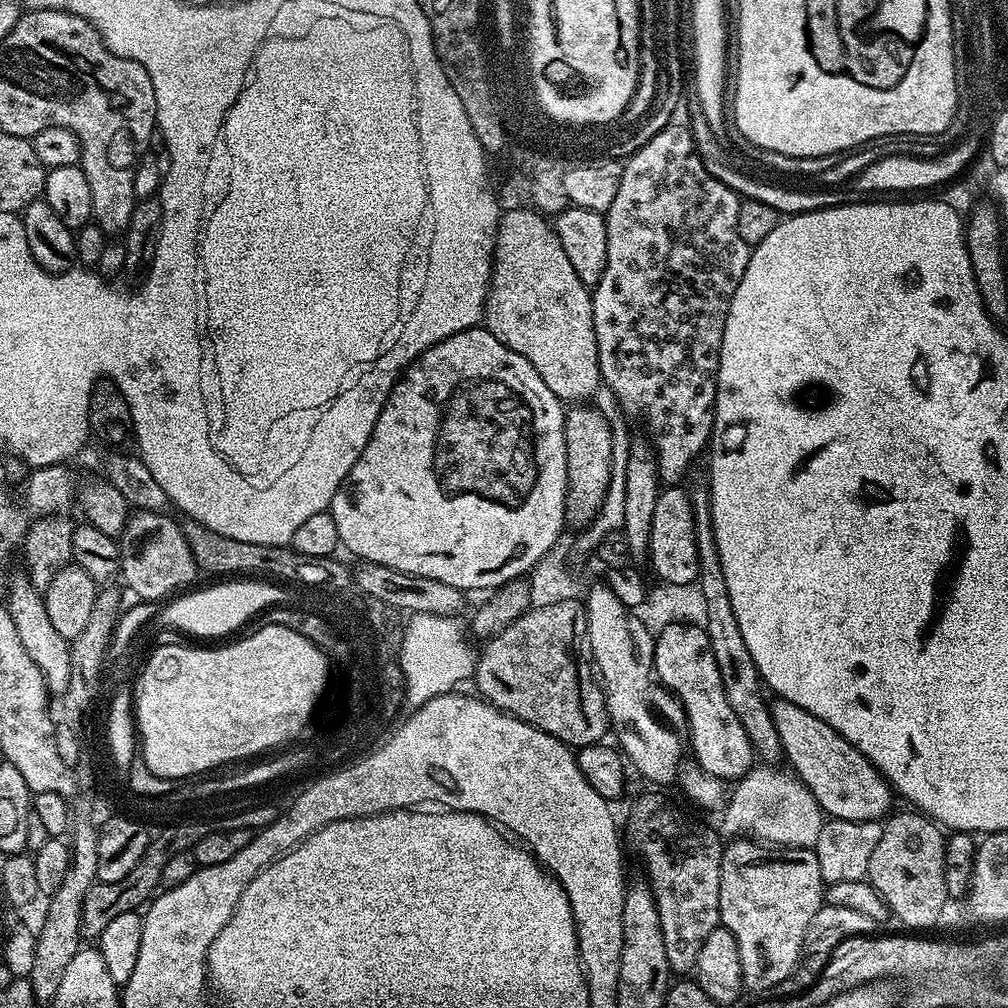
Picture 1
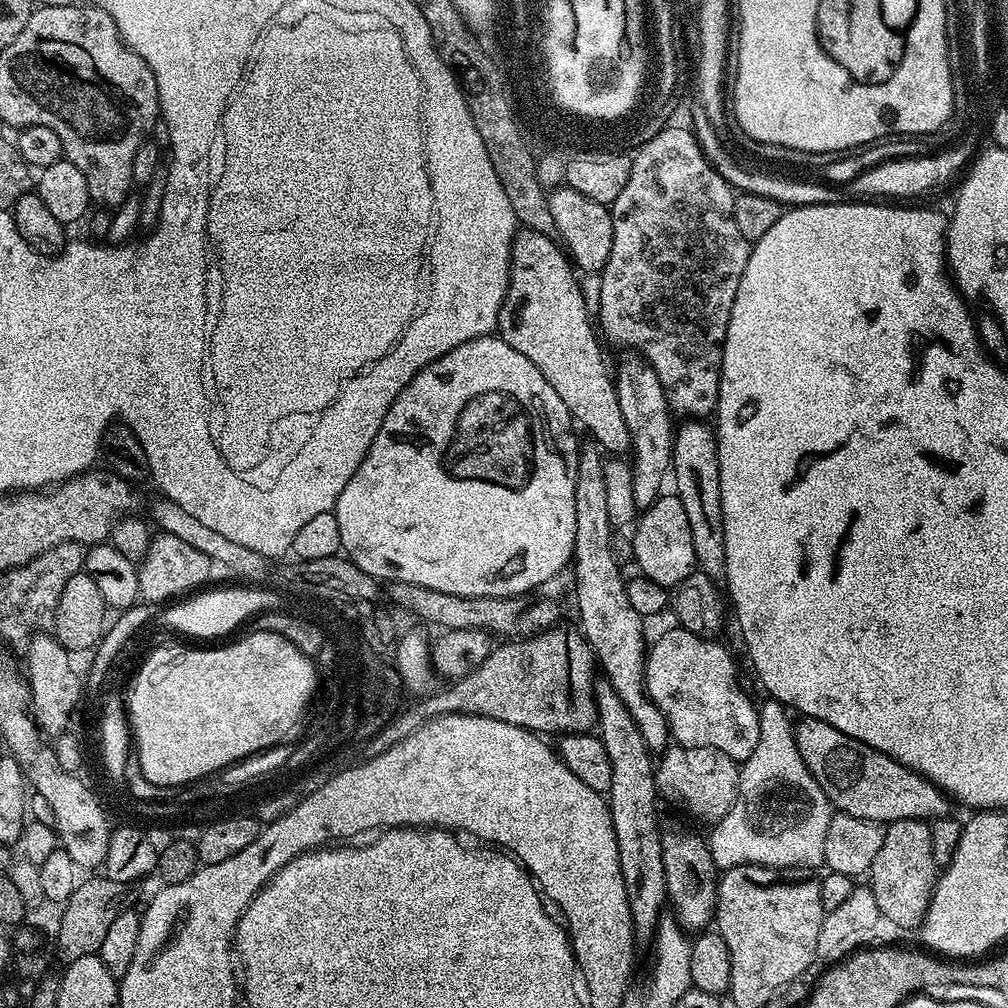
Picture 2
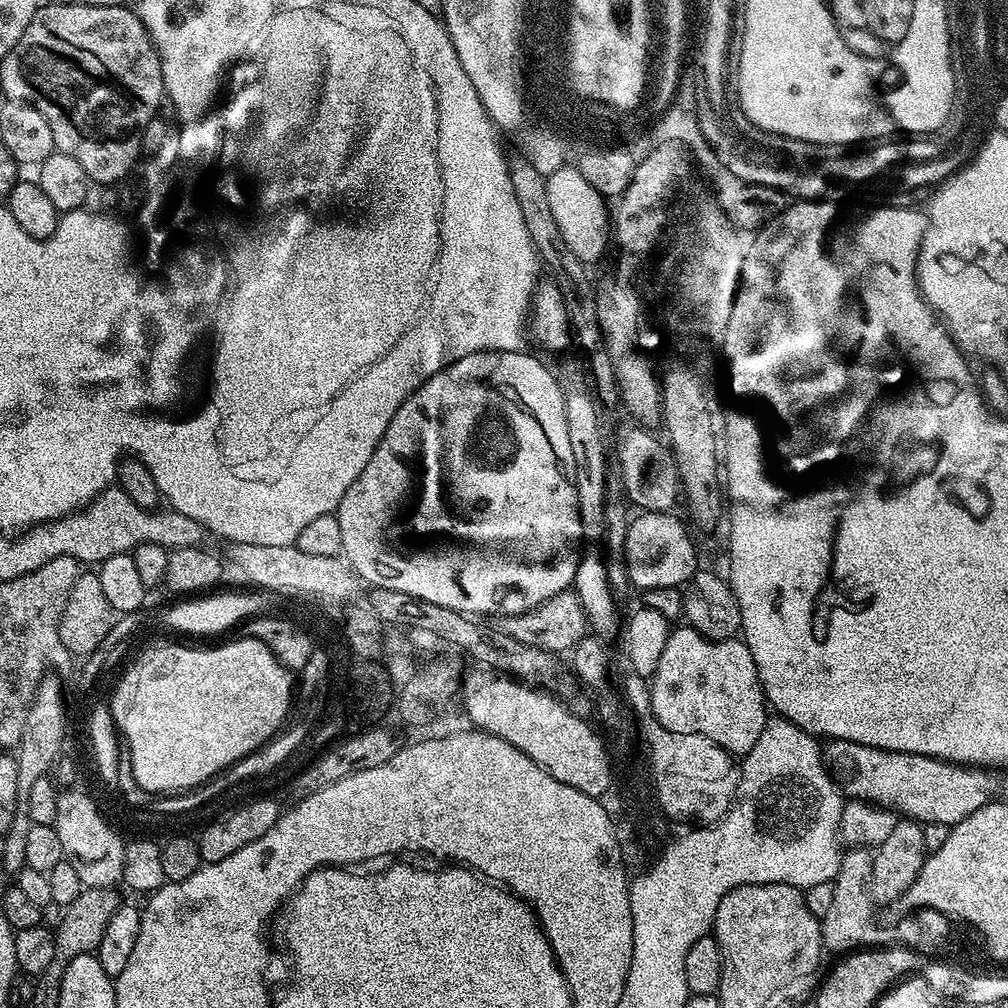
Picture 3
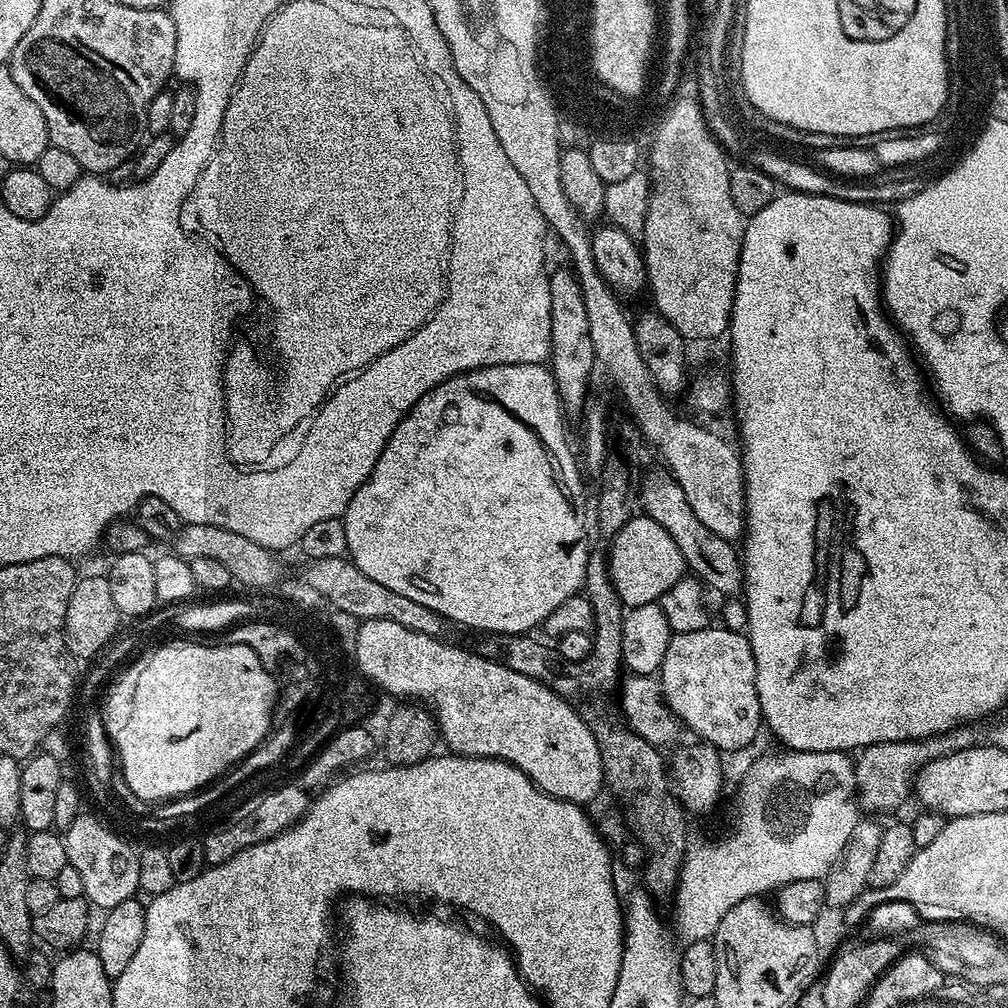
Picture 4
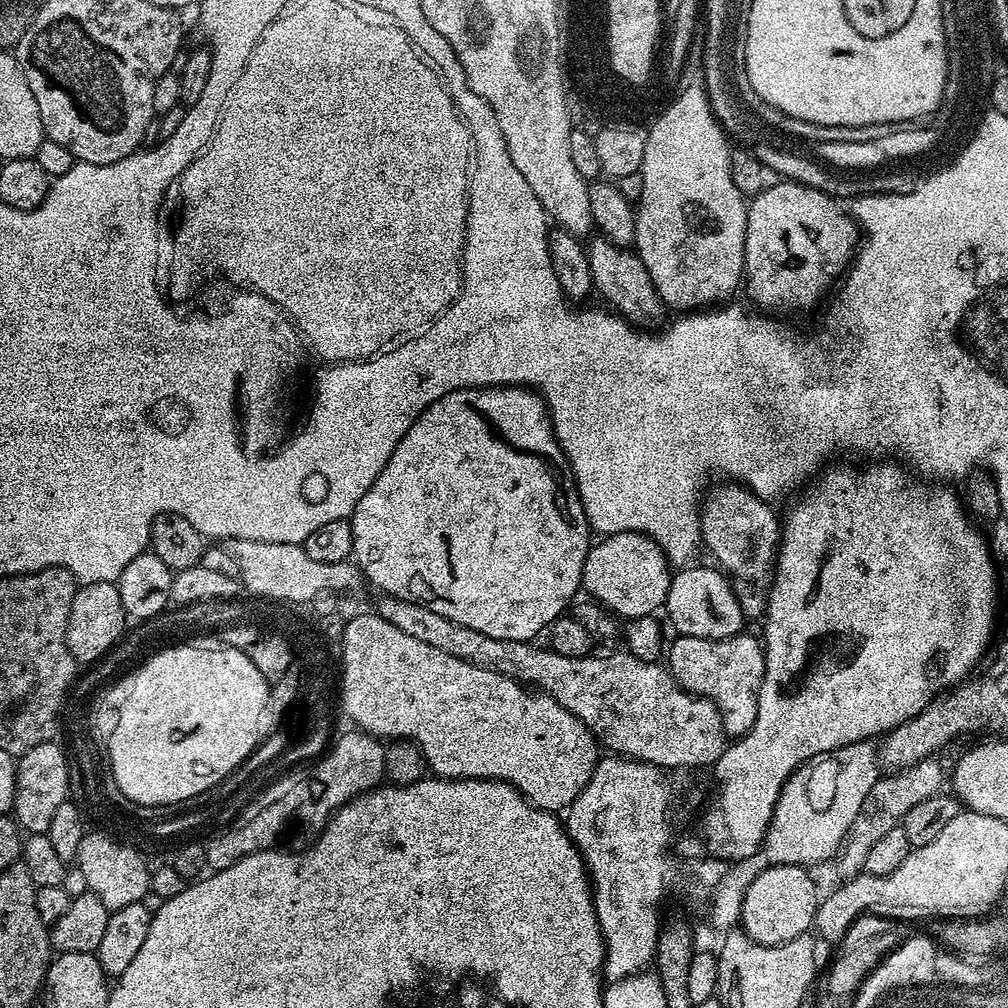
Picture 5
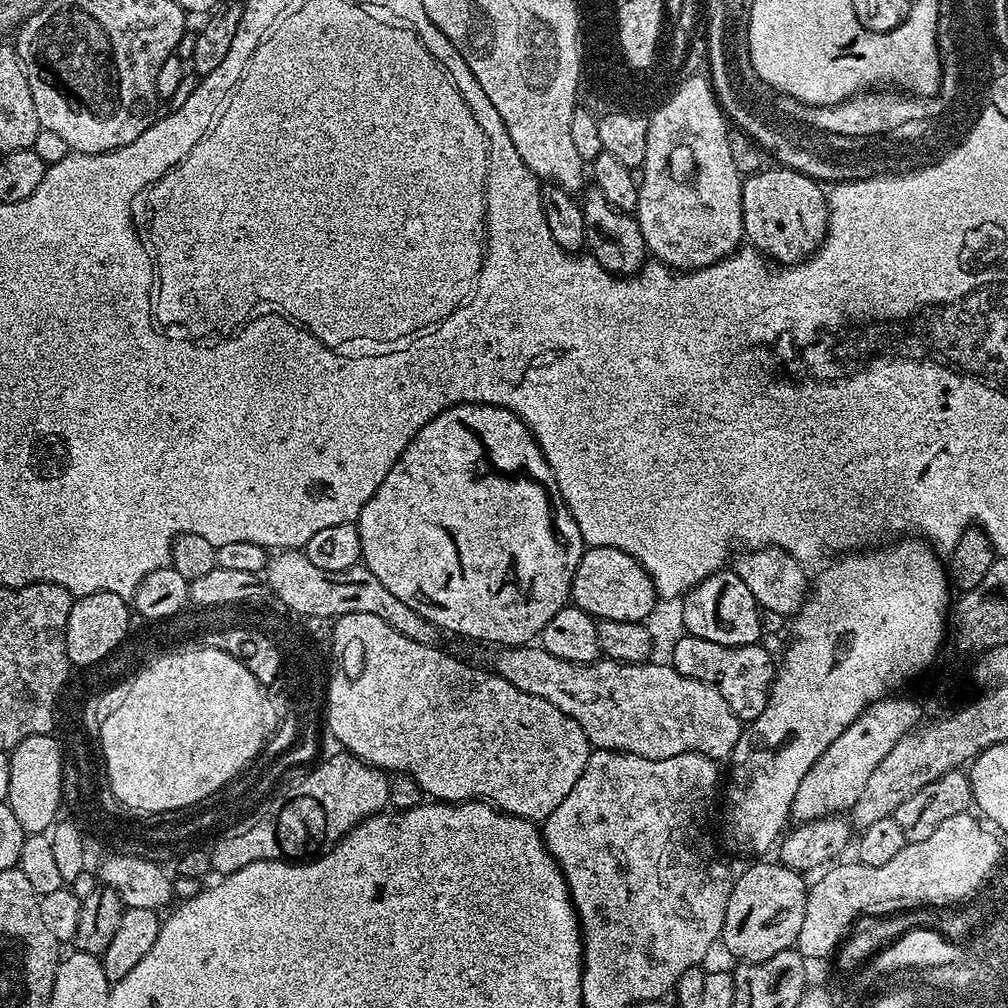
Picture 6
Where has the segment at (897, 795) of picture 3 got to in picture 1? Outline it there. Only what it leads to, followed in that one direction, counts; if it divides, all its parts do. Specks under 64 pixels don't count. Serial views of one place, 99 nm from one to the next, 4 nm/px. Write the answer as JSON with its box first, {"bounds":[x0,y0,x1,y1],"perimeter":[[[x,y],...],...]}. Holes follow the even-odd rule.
{"bounds":[770,698,894,820],"perimeter":[[[776,698],[771,701],[770,707],[783,759],[786,758],[792,763],[791,771],[807,786],[810,794],[814,794],[825,817],[834,820],[880,820],[889,811],[887,808],[891,806],[892,800],[894,801],[892,786],[868,761],[866,754],[862,754],[850,742],[846,742],[846,738],[842,738],[838,730],[822,722],[822,718],[814,718],[814,714],[802,710],[802,706],[794,706],[794,702]]]}

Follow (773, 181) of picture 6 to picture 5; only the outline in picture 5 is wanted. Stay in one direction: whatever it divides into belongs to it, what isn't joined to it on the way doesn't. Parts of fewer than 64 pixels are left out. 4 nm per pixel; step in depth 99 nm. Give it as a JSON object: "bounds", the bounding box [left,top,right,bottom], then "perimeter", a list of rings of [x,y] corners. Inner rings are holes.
{"bounds":[744,182,862,314],"perimeter":[[[782,182],[751,197],[744,270],[748,296],[757,304],[753,304],[757,309],[784,314],[780,312],[812,308],[820,295],[845,275],[862,232],[855,219],[836,204],[839,203],[824,192],[795,182]]]}

